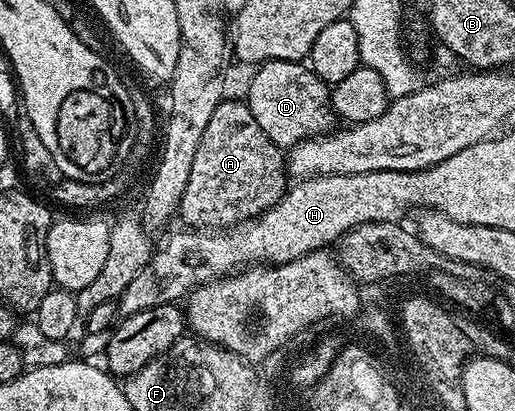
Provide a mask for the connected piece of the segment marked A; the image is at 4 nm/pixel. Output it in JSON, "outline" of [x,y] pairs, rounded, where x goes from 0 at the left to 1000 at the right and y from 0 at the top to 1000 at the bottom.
{"outline":[[[431,241],[429,253],[410,277],[410,297],[402,297],[402,316],[394,316],[394,336],[386,345],[386,365],[379,365],[379,394],[371,394],[371,433],[363,433],[363,462],[355,462],[348,499],[348,526],[361,535],[375,560],[450,560],[462,545],[476,545],[526,511],[557,465],[557,389],[548,363],[511,326],[511,307],[495,297],[491,275],[474,241]]]}

